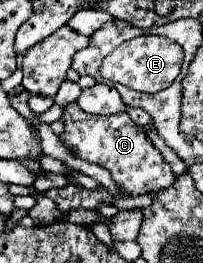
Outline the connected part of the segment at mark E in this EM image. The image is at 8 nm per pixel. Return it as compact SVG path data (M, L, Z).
M145 34L139 38L131 38L129 42L123 42L109 56L105 56L103 64L99 68L99 74L105 80L115 80L131 90L159 92L177 78L177 74L181 70L181 62L183 62L183 50L179 48L179 44L175 44L173 40L167 40L167 38Z

